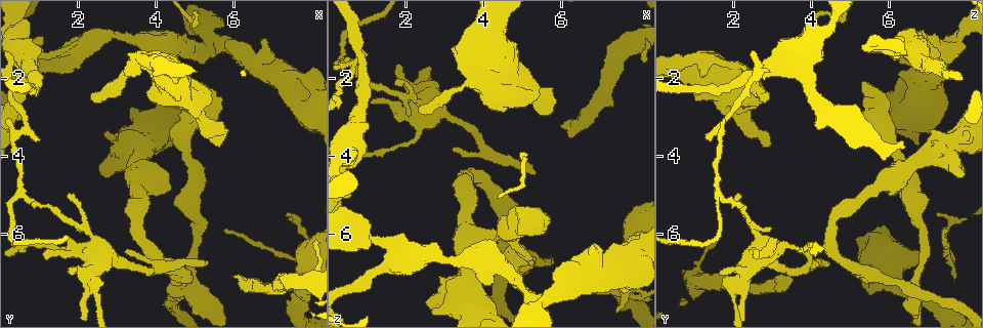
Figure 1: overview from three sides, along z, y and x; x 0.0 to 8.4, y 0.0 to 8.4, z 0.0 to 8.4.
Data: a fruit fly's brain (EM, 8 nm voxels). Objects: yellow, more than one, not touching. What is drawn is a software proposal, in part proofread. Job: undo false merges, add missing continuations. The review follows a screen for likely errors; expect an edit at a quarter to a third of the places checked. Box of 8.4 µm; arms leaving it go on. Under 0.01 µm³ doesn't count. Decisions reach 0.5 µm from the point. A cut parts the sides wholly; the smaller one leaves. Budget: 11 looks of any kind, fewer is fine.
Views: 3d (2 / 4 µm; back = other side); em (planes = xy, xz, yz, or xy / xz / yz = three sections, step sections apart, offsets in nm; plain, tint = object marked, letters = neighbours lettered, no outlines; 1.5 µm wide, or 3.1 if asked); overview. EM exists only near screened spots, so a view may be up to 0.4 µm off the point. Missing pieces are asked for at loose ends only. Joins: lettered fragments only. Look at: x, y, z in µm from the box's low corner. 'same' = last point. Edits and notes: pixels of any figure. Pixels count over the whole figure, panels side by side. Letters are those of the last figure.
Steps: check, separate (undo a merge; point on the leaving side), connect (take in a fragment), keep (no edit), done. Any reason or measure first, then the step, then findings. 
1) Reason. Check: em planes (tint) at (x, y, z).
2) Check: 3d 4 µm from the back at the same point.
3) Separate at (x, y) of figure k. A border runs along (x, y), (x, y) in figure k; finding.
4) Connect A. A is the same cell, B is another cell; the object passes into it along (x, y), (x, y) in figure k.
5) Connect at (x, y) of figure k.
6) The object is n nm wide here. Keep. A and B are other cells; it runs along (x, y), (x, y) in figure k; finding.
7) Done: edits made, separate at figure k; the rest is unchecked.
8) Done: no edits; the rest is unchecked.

Thick end. Check: em xy step 8 (letters) at (6.70, 1.00, 6.40).

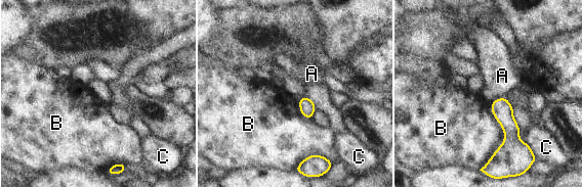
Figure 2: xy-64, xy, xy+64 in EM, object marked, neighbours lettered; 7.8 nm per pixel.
Cut it another way. Check: em planes (letters) at the same point.

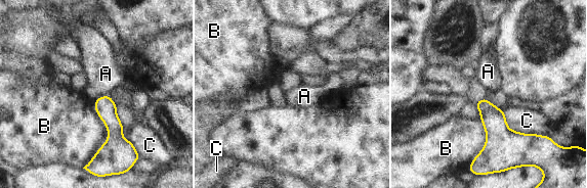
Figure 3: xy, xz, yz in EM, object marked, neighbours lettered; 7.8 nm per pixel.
Keep. A, B and C are other cells; a border runs along (110, 94), (99, 96), (94, 100) in figure 3; none of them fits.

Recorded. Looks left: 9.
Free end. Check: em planes (tint) at (1.15, 6.50, 2.60).

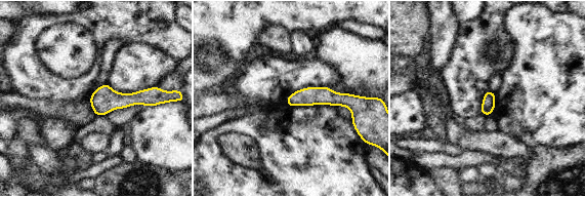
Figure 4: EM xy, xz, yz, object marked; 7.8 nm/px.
Check: em planes (letters) at the same point.

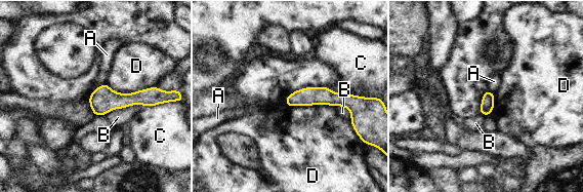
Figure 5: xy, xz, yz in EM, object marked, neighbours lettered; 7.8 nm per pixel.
The longest contact is with D, 380 nm. Keep. A, B, C and D are other cells; it runs along (287, 101), (331, 98), (351, 104) in figure 5; none of them fits.

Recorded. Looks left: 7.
Four or more arms meet. Check: 3d 4 µm at (4.60, 7.35, 6.55).

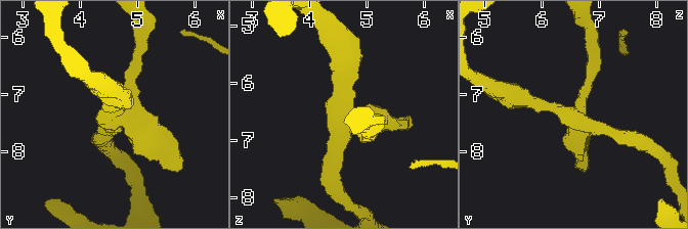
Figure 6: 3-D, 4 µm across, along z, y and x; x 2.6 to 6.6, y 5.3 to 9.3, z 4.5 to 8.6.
4 arms meet here. Check: em planes (letters) at (4.60, 7.30, 6.55).

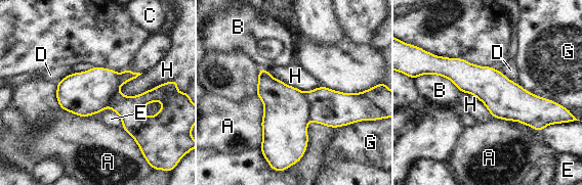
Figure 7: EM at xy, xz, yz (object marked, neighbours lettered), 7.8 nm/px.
Separate at (333, 108) of figure 7. A, B, C, D, E, G and H are other cells; a border runs along (304, 93), (310, 120) in figure 7; a second cell is stuck on.

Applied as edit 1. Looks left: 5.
Check: overview.

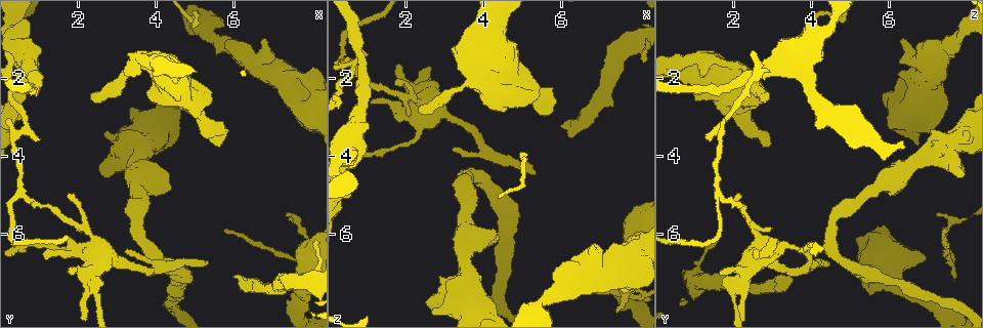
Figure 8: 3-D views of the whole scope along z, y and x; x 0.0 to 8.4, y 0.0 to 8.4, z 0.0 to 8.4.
Tapers out. Check: 3d 2 µm at (7.35, 5.60, 7.30).

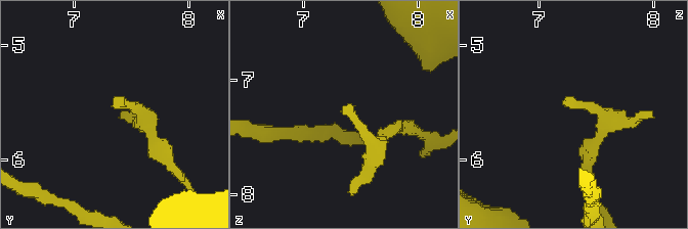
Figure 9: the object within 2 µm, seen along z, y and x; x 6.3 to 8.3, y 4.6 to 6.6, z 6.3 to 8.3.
Shape alone is not enough. Check: em xz step 4 (tint) at (7.34, 5.56, 7.28).

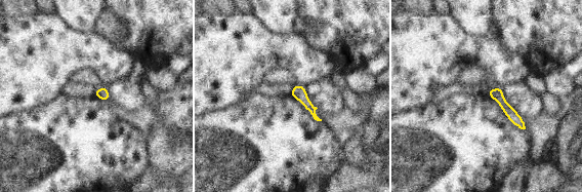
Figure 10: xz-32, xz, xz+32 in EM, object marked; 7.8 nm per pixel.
Check: em planes (letters) at the same point.

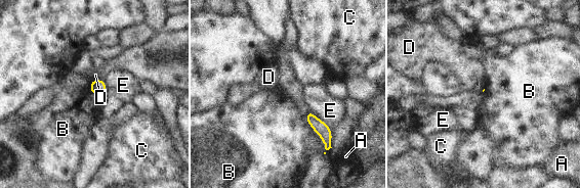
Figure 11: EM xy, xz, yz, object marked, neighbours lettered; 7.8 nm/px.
Keep. A, B, C, D and E are other cells; no lettered fragment goes on from it.

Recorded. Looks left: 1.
Done: edits made, separate at figure 7; the rest is unchecked.

